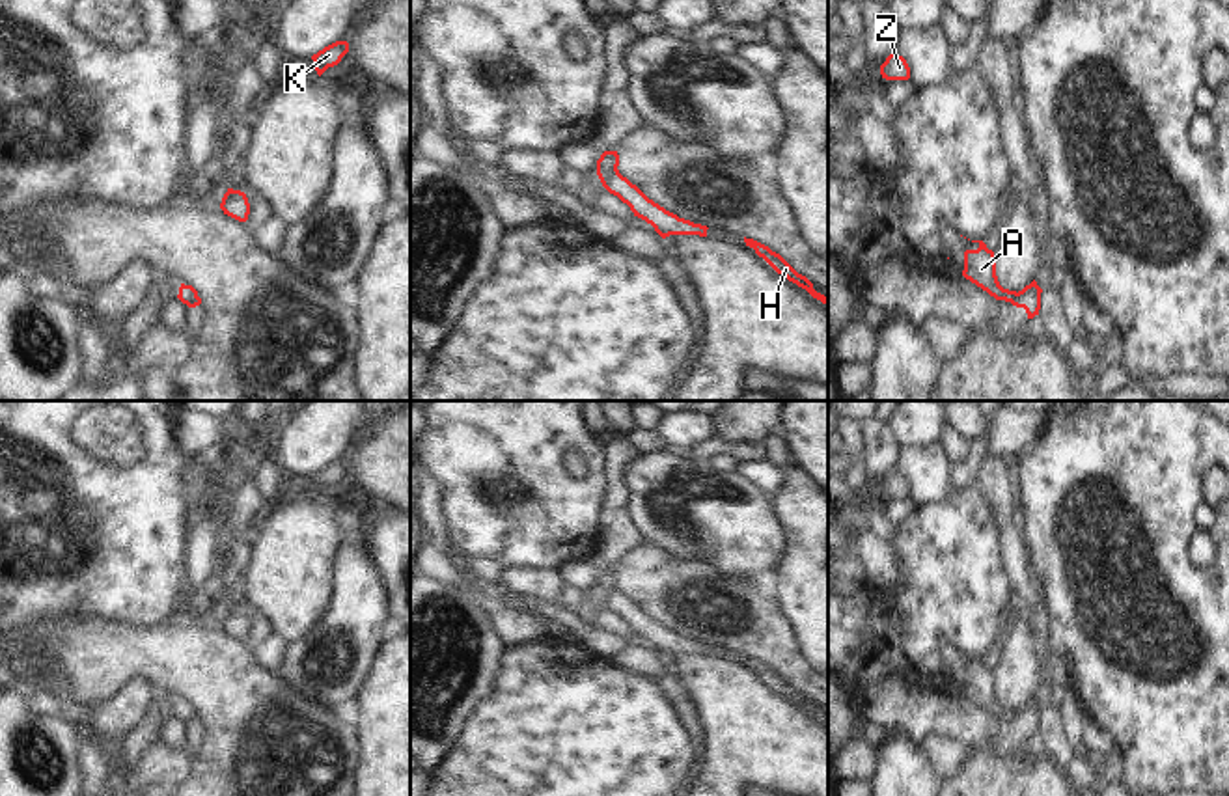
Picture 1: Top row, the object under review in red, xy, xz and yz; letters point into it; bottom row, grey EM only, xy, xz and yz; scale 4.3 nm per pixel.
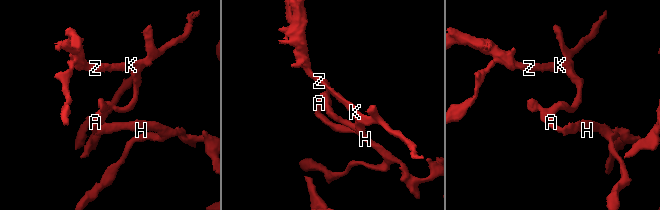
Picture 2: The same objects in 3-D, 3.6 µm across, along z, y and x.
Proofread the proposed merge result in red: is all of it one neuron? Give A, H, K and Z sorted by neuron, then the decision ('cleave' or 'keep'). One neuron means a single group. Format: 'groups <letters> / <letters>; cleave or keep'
groups A K Z / H; cleave

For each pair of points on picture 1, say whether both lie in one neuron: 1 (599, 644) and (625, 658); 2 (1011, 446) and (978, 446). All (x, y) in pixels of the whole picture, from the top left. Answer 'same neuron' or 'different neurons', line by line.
1: different neurons
2: different neurons

